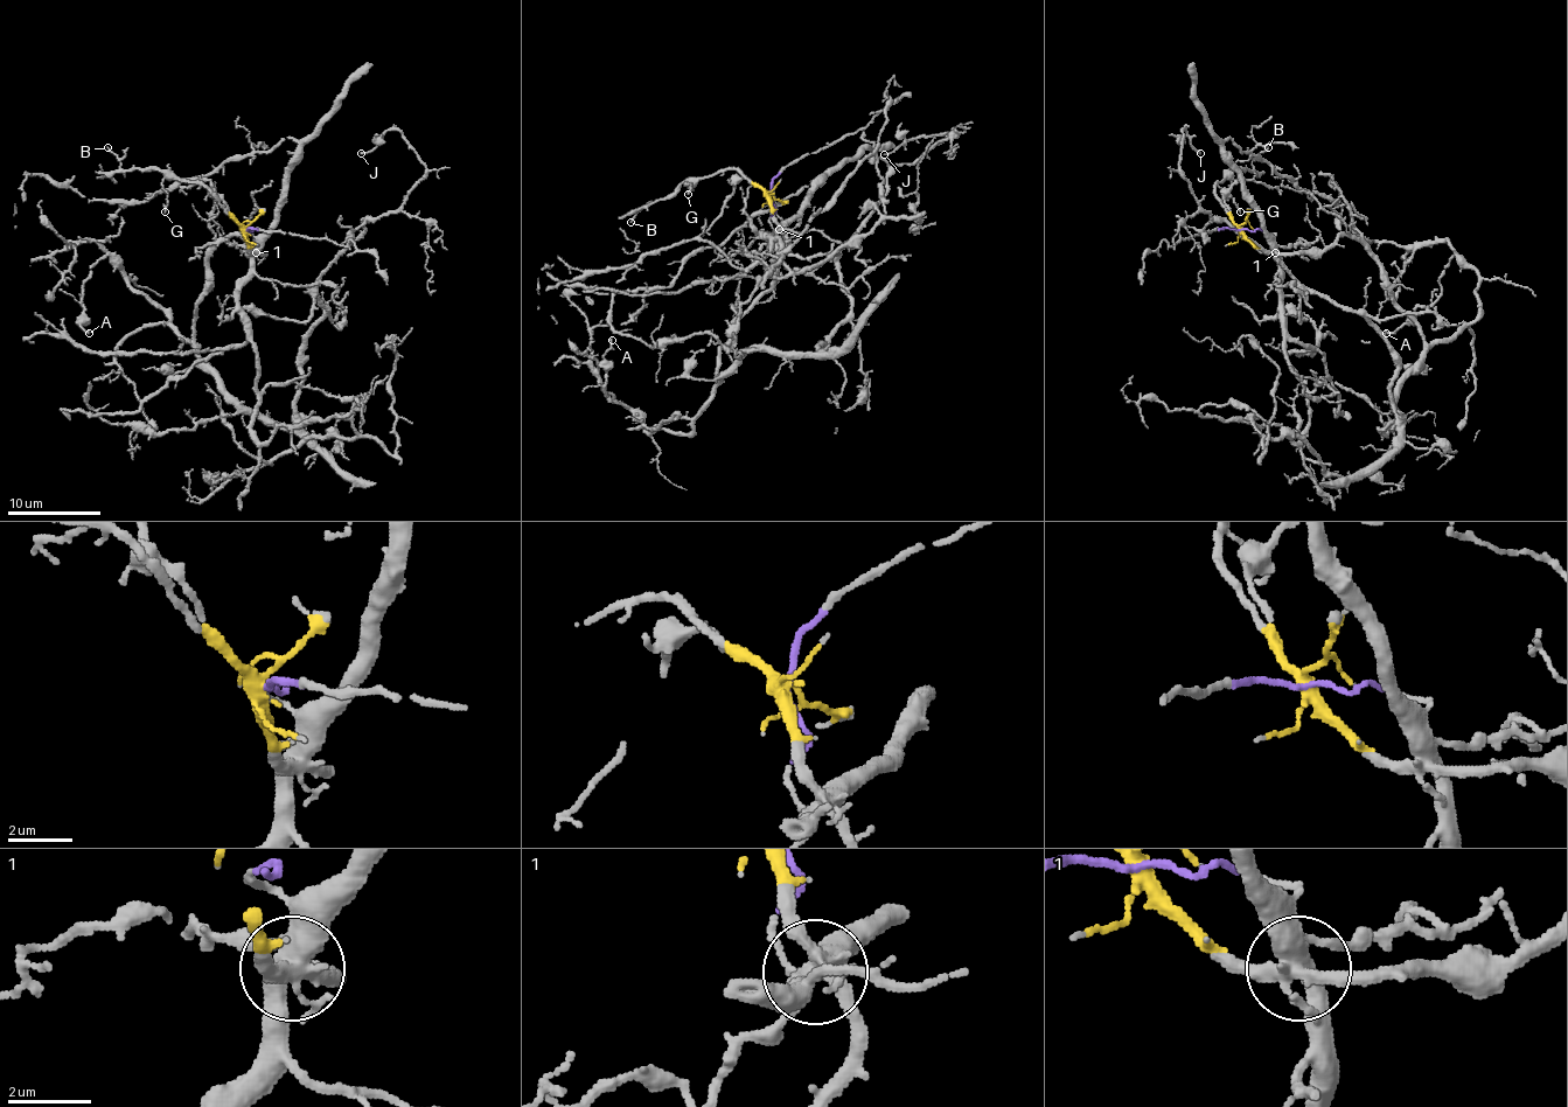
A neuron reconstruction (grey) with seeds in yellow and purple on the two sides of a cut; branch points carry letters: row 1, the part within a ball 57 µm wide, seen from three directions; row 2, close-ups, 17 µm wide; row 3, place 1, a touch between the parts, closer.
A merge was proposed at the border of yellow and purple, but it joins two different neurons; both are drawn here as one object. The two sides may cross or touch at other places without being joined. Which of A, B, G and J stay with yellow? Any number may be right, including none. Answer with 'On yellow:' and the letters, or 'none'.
On yellow: A, B, G, J

